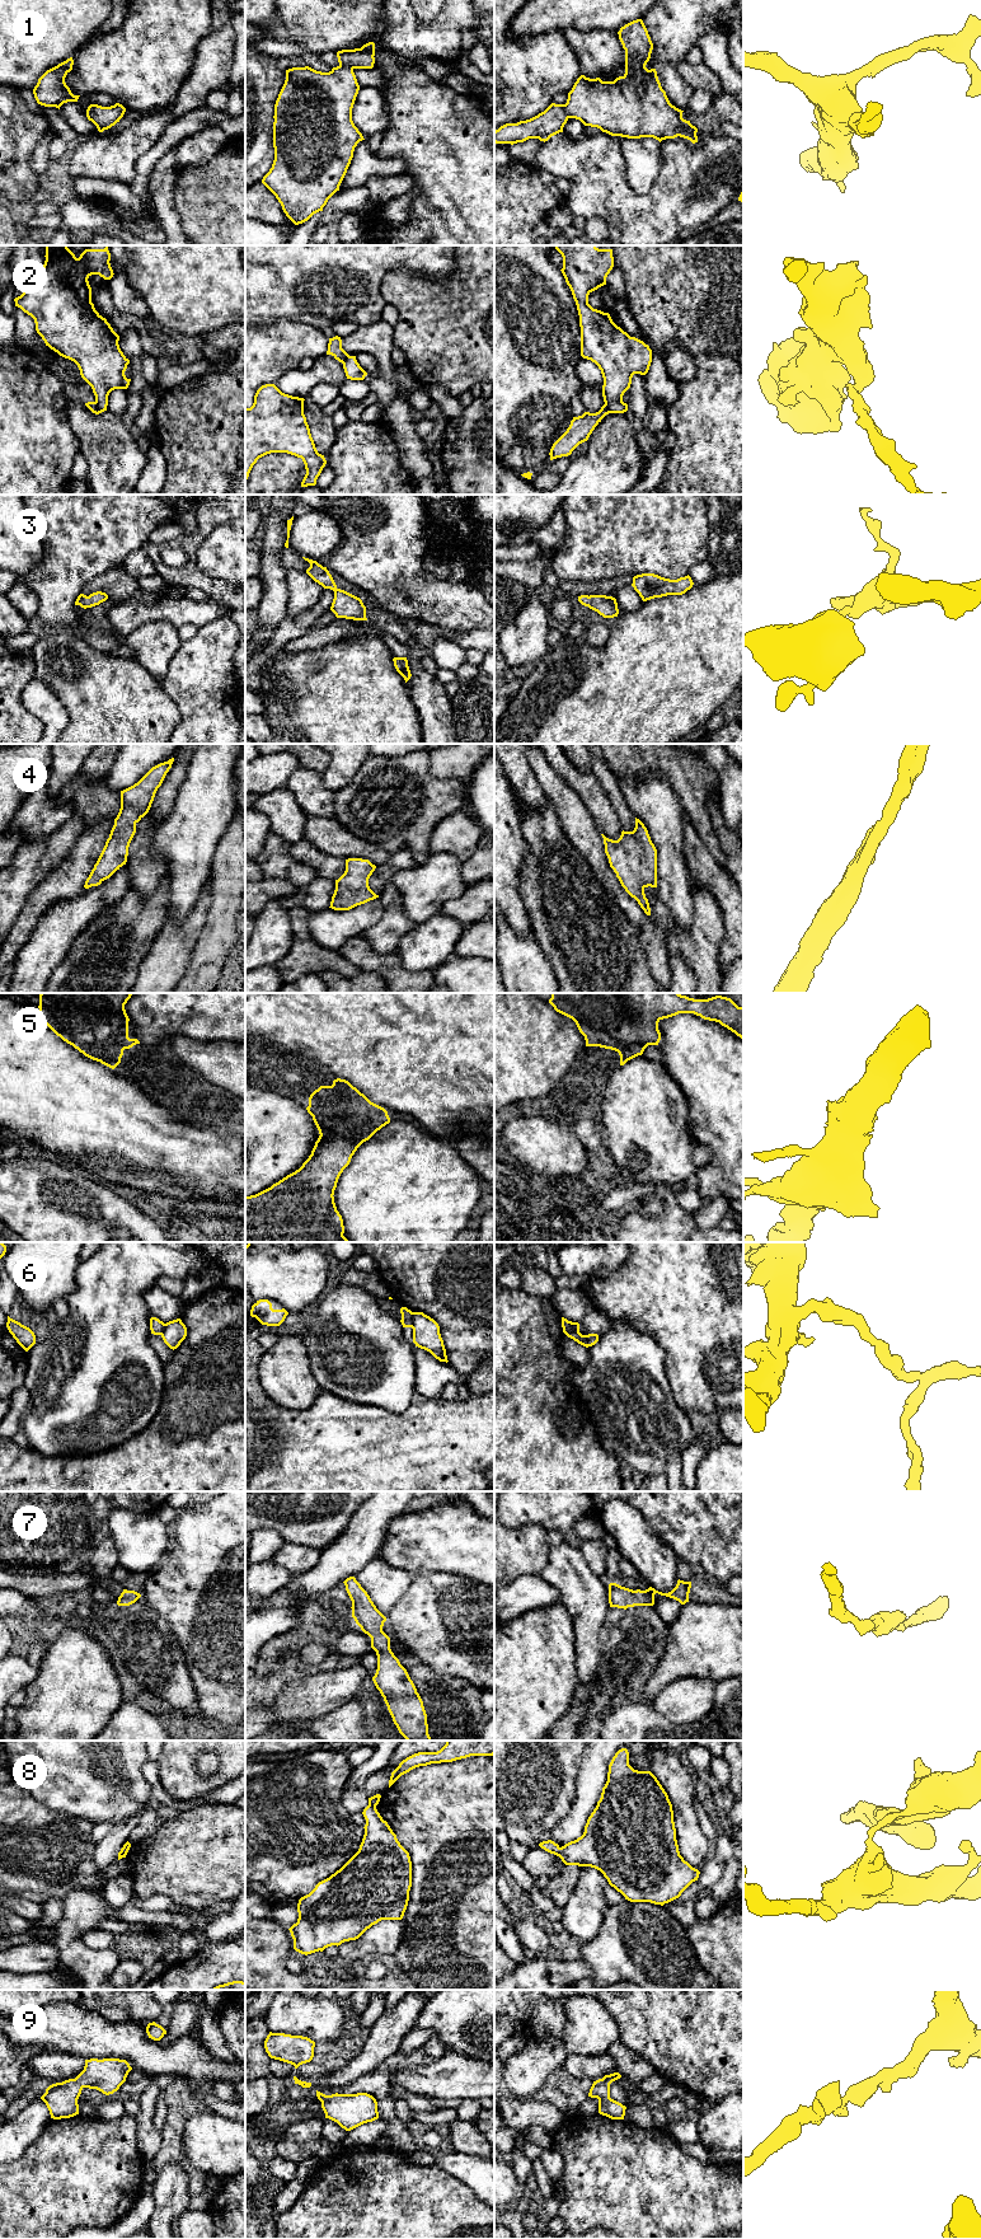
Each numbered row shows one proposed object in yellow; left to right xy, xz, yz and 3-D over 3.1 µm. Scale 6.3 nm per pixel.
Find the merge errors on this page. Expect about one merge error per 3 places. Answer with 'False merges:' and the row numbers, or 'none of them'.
False merges: 2, 6, 8

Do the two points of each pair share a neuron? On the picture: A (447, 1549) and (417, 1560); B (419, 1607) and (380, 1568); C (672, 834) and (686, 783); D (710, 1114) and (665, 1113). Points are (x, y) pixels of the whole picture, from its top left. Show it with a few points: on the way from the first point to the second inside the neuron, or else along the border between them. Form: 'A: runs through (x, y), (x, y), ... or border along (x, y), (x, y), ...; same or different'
A: runs through (440, 1549), (428, 1549), (425, 1553); same
B: border along (417, 1575), (386, 1616); different
C: border along (663, 780), (669, 783), (685, 813); different
D: border along (677, 1085), (688, 1104), (690, 1132), (698, 1141); different

